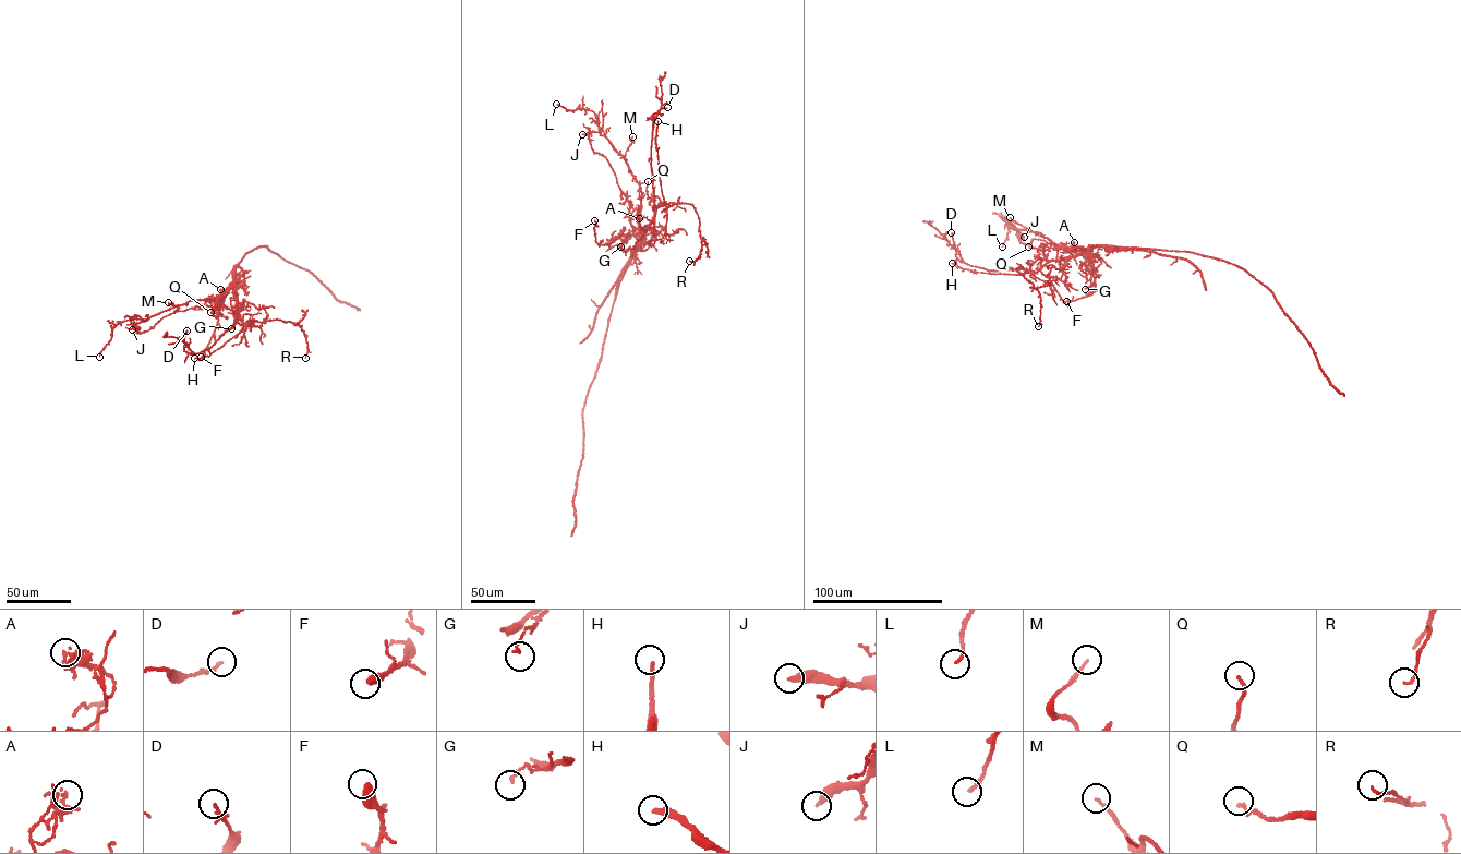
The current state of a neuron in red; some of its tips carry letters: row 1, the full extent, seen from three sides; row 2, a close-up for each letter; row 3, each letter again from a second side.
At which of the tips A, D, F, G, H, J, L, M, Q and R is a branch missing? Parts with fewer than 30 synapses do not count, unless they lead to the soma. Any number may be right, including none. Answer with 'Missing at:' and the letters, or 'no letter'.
Missing at: no letter

